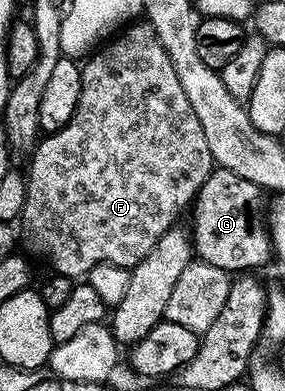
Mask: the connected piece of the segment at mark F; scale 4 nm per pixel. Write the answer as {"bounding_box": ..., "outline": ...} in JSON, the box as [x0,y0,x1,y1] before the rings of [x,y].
{"bounding_box":[19,21,215,281],"outline":[[[137,21],[126,26],[116,37],[110,38],[100,50],[90,54],[84,60],[81,80],[83,89],[79,89],[79,105],[75,105],[71,121],[67,121],[63,129],[48,132],[31,152],[33,160],[30,161],[29,171],[27,170],[25,175],[26,203],[19,216],[19,227],[21,223],[22,229],[25,230],[26,245],[35,254],[42,255],[53,266],[52,270],[56,274],[66,275],[74,281],[88,276],[89,271],[95,269],[95,265],[110,263],[132,269],[141,263],[143,257],[151,253],[155,241],[159,241],[159,237],[163,237],[163,233],[167,233],[170,227],[180,220],[177,218],[180,217],[181,210],[184,207],[186,210],[196,199],[199,189],[215,166],[211,149],[207,149],[207,137],[203,137],[203,125],[199,125],[199,117],[195,117],[195,109],[191,109],[191,101],[187,101],[187,93],[183,93],[183,85],[179,85],[179,73],[175,73],[171,57],[167,57],[155,29],[147,21]]]}

